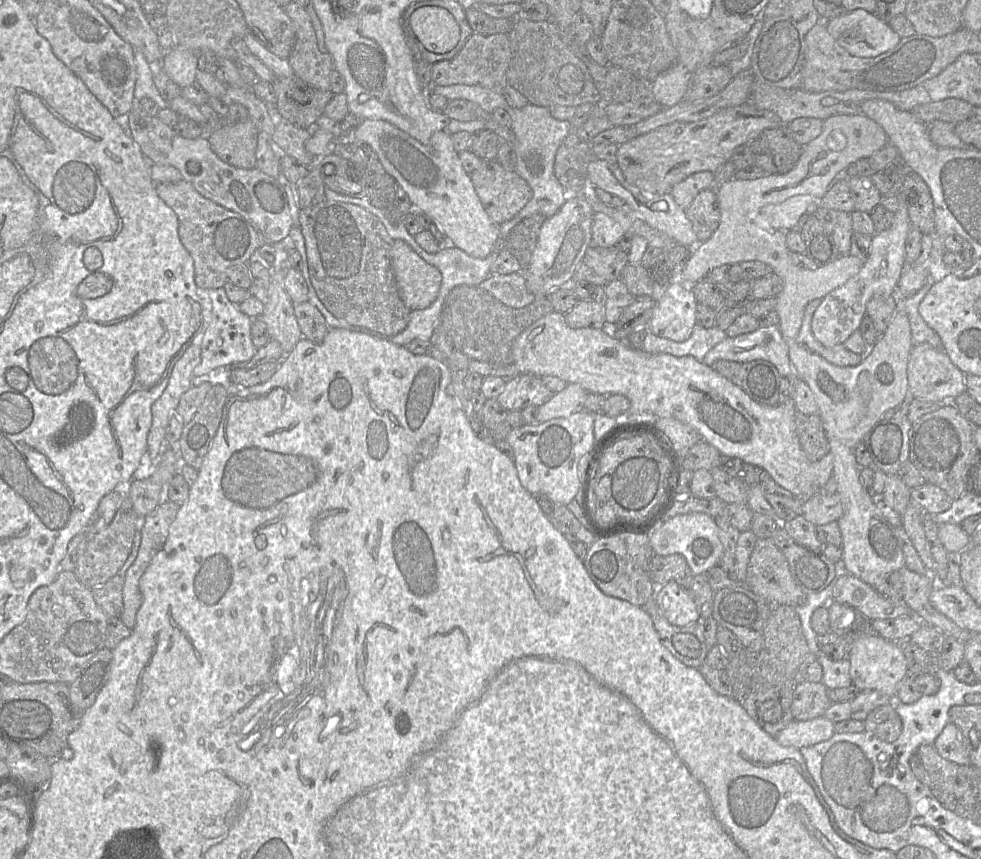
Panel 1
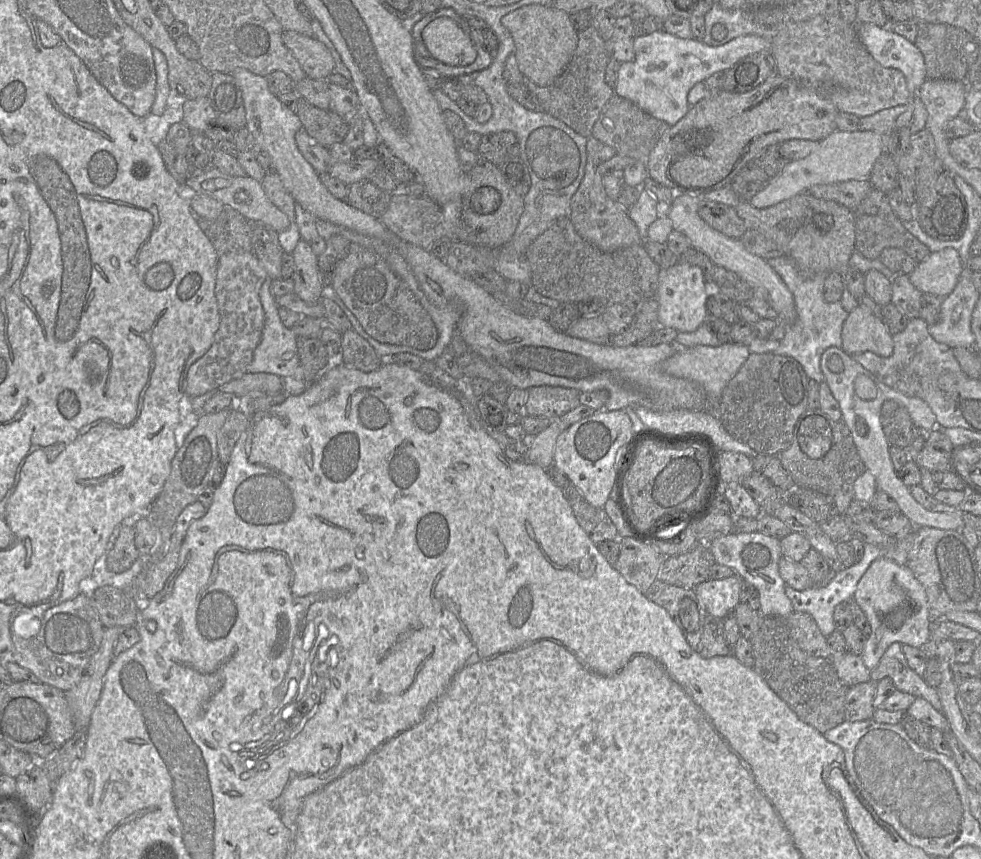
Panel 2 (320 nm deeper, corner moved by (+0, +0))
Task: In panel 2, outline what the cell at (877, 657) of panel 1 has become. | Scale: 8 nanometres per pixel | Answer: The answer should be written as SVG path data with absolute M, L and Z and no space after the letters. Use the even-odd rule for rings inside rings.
M885 557L875 560L860 579L853 599L863 610L871 626L871 632L861 656L869 670L873 670L879 664L881 657L891 644L899 643L902 646L920 648L932 637L932 622L926 592L907 565L897 564Z

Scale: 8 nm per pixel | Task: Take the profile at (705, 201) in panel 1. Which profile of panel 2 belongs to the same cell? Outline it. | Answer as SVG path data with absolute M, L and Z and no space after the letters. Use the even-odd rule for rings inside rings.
M701 198L699 215L712 228L730 238L740 239L747 231L747 226L735 207Z

